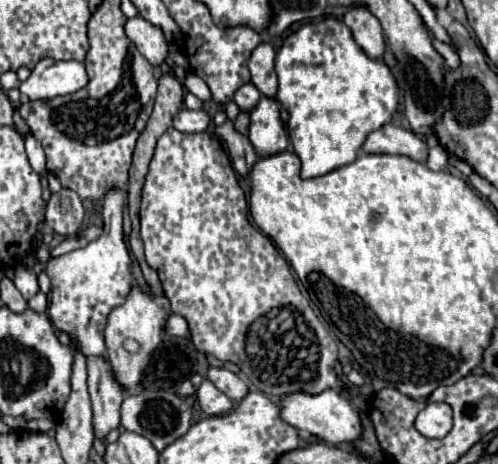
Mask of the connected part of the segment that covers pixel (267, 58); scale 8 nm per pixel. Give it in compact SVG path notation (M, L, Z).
M260 43L252 57L250 57L250 73L252 73L252 83L258 87L258 91L262 95L274 97L276 95L276 87L278 87L278 77L274 73L274 47L270 43Z

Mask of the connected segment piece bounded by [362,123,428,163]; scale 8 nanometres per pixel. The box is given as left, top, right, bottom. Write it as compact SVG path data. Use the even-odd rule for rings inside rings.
M386 123L380 129L372 131L366 137L362 149L366 153L406 155L406 157L420 161L420 163L424 163L426 155L428 155L428 147L424 145L424 141L416 133L402 129L402 127L396 127L392 123Z

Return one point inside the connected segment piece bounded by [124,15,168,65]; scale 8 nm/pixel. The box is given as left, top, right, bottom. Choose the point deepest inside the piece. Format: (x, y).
(148, 39)

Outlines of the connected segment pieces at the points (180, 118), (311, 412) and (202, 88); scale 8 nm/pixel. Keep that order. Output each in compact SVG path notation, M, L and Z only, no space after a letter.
M180 109L174 115L174 129L182 133L202 133L206 131L210 119L204 111L190 111L190 109Z
M326 389L322 393L310 395L304 391L296 391L290 395L284 395L276 401L278 409L280 409L280 417L302 431L308 431L316 437L320 437L326 443L344 443L344 441L356 441L360 437L362 425L360 425L360 417L358 411L354 411L354 407L350 405L348 399L344 399L342 395L338 395L338 391L334 389Z
M190 73L190 75L186 77L186 89L188 89L190 93L194 93L196 97L200 97L202 101L210 101L210 89L208 89L208 85L206 85L198 75Z

